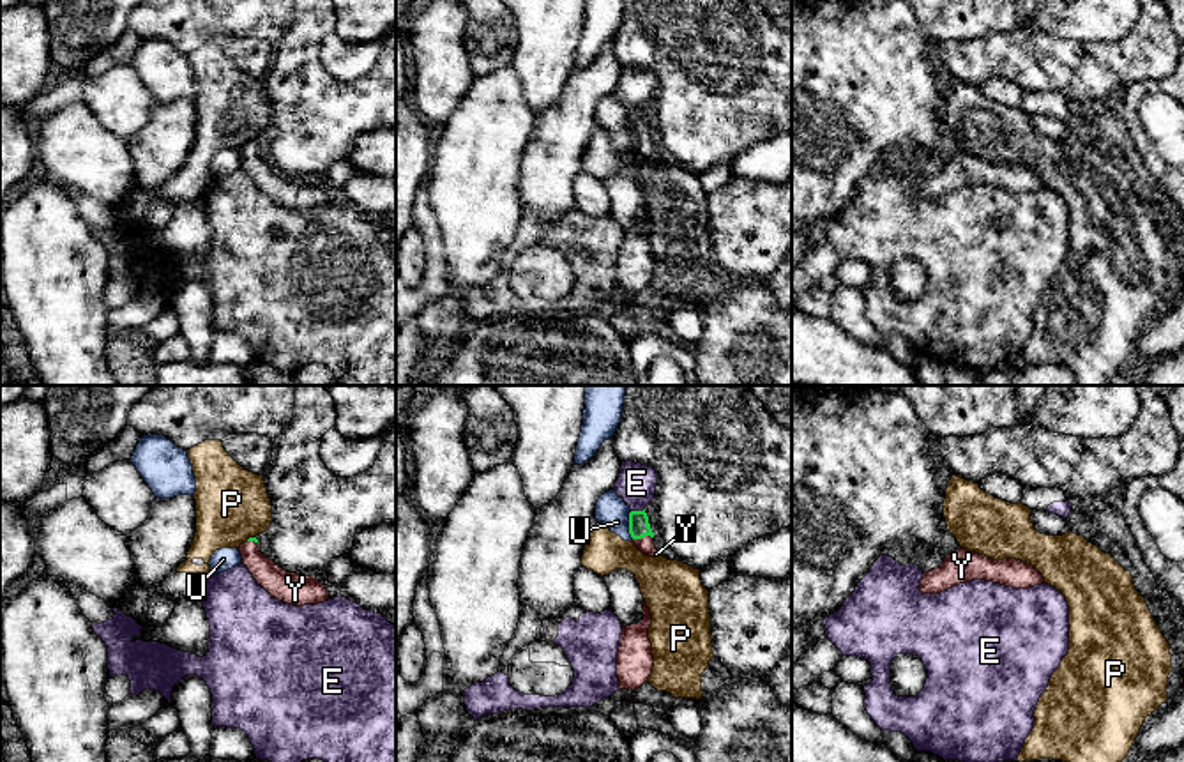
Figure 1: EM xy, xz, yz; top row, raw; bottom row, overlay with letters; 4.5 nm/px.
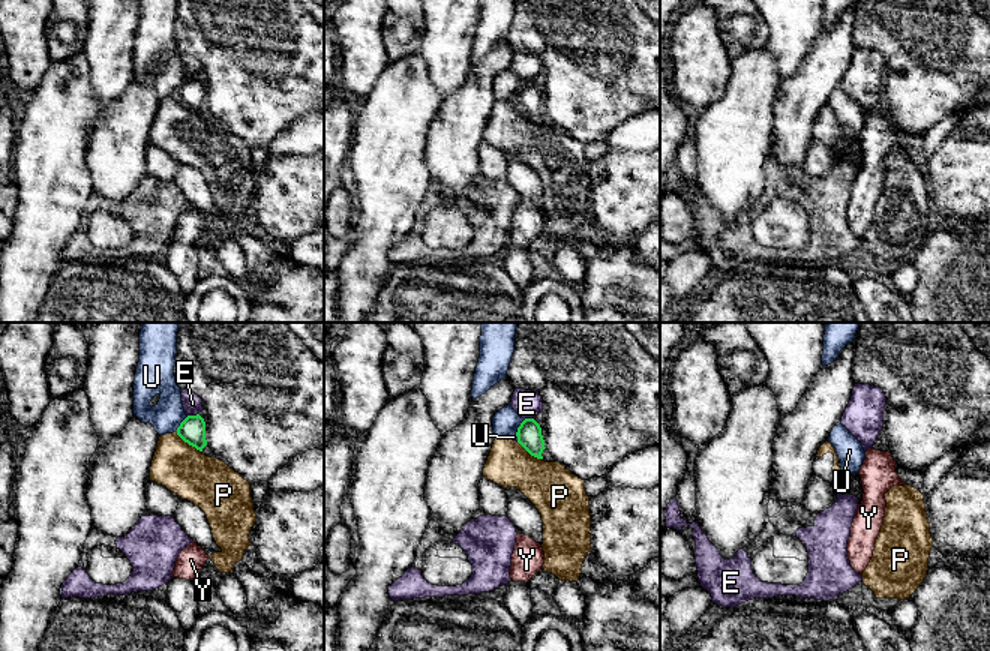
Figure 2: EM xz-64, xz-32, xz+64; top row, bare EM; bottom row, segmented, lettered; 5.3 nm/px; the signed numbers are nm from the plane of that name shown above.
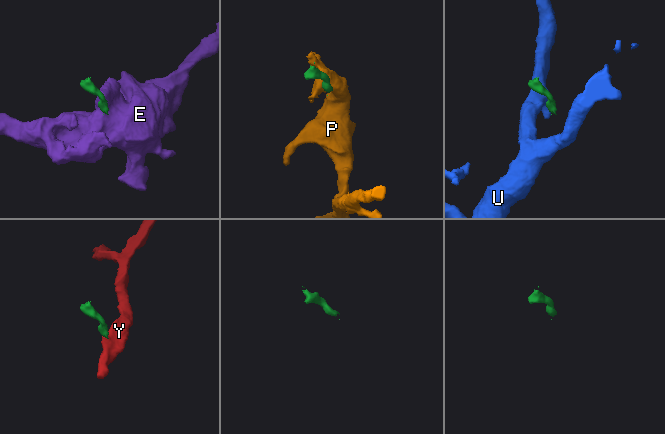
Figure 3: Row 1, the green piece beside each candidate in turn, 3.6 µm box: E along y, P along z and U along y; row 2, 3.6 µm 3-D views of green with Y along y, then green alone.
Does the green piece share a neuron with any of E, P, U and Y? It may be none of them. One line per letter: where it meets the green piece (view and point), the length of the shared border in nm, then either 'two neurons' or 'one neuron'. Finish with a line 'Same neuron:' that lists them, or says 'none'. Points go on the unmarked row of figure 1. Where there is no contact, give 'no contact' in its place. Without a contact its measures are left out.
E: xz (637, 115) | 70 nm | two neurons
P: xy (250, 142) | 50 nm | two neurons
U: xz (629, 129) | 130 nm | two neurons
Y: xz (642, 140) | 100 nm | one neuron
Same neuron: Y

